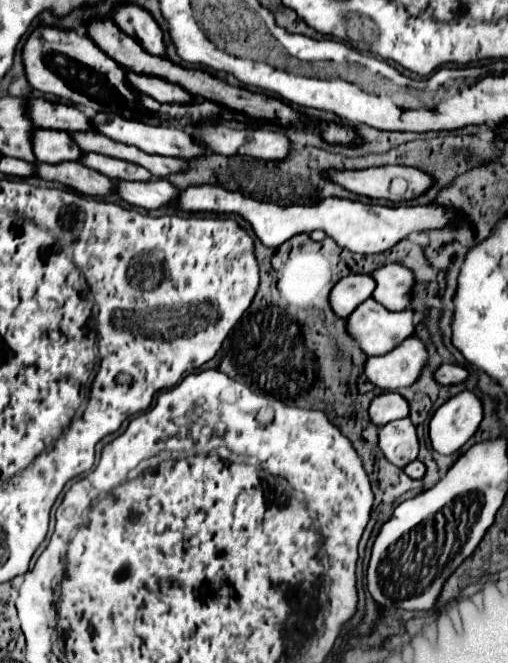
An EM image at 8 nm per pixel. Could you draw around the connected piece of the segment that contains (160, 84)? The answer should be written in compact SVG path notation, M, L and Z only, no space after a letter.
M128 73L128 83L140 91L140 93L148 93L150 97L154 97L156 101L162 103L192 103L194 97L192 93L188 93L186 89L182 89L180 85L174 85L170 81L164 81L160 77L150 77L150 75L138 75L138 73Z

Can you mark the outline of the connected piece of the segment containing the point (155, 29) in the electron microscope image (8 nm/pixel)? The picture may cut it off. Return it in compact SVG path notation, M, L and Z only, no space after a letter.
M122 5L122 7L116 7L114 19L116 19L116 25L126 35L136 39L148 53L160 55L160 57L166 55L164 33L146 9L140 9L136 5Z

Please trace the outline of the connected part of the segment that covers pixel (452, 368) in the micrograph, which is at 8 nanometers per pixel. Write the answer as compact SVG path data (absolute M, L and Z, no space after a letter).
M444 363L438 371L436 371L436 381L442 385L454 385L454 383L462 383L470 377L470 371L460 367L460 365L448 365Z

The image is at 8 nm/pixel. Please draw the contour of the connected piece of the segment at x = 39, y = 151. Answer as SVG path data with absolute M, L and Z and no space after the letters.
M38 129L34 133L34 155L40 163L58 165L64 161L80 161L84 151L72 141L70 133L54 129Z

